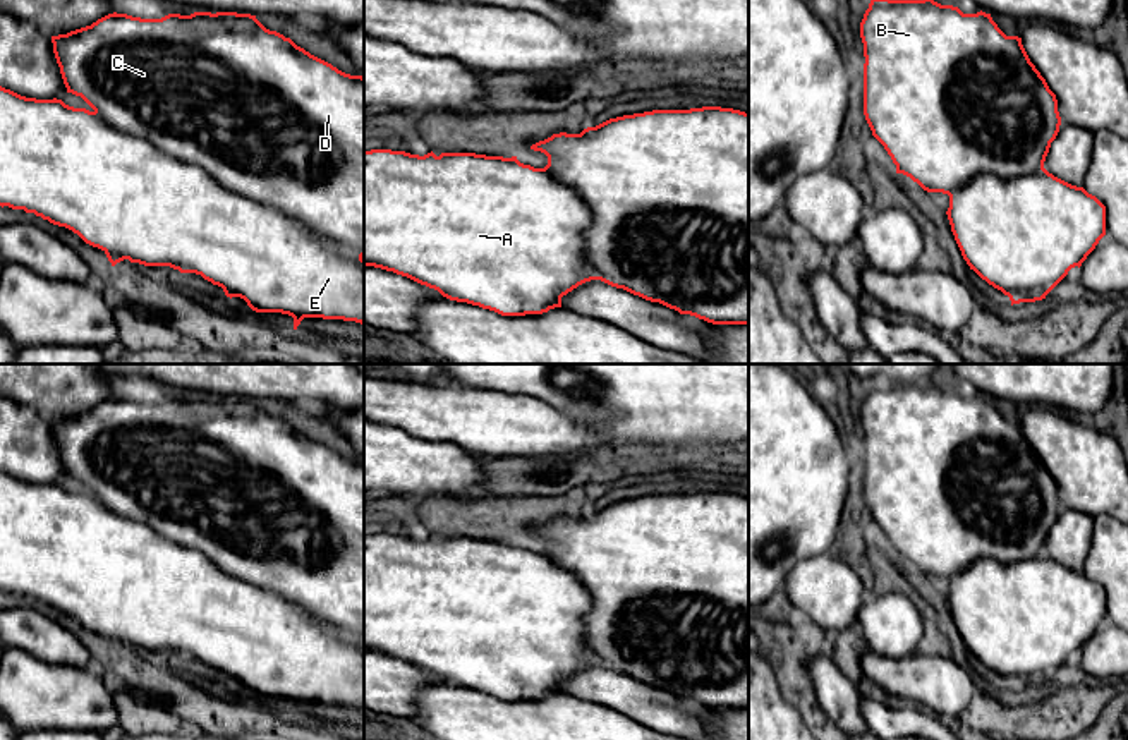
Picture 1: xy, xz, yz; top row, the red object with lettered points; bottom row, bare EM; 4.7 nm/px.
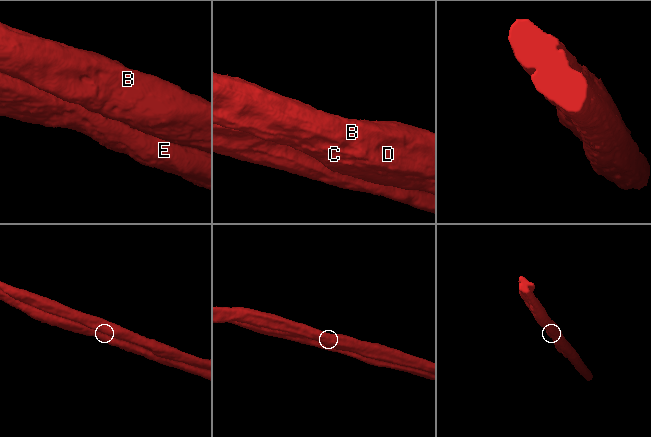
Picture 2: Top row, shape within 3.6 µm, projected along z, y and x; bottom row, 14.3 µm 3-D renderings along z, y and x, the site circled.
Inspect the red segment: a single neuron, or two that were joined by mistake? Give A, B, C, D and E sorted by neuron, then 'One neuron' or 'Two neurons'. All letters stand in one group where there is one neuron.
Groups: A E / B C D. Two neurons

